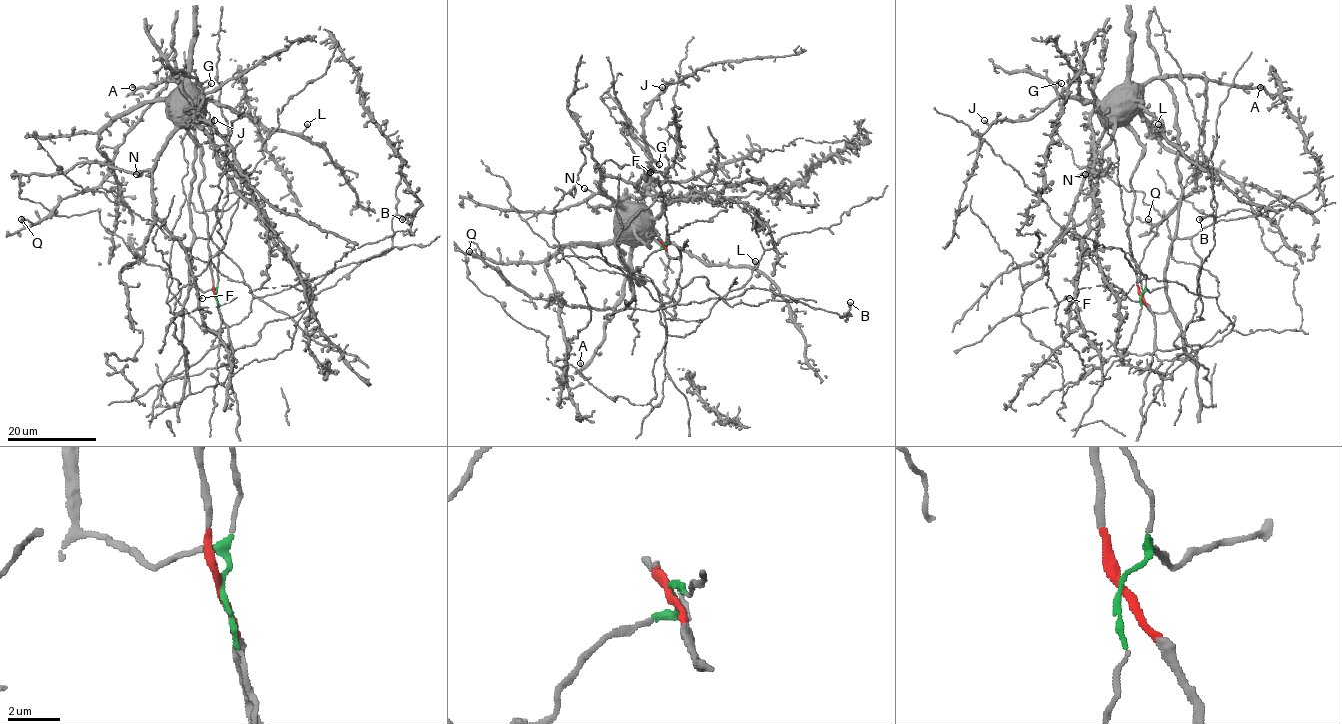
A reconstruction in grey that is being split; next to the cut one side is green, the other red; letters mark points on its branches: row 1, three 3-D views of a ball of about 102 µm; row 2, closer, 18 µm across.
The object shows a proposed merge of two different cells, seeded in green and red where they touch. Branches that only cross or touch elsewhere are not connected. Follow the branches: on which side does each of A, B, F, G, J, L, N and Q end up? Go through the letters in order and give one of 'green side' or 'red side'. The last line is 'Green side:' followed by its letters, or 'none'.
A: red side
B: green side
F: red side
G: red side
J: red side
L: red side
N: red side
Q: red side
Green side: B

